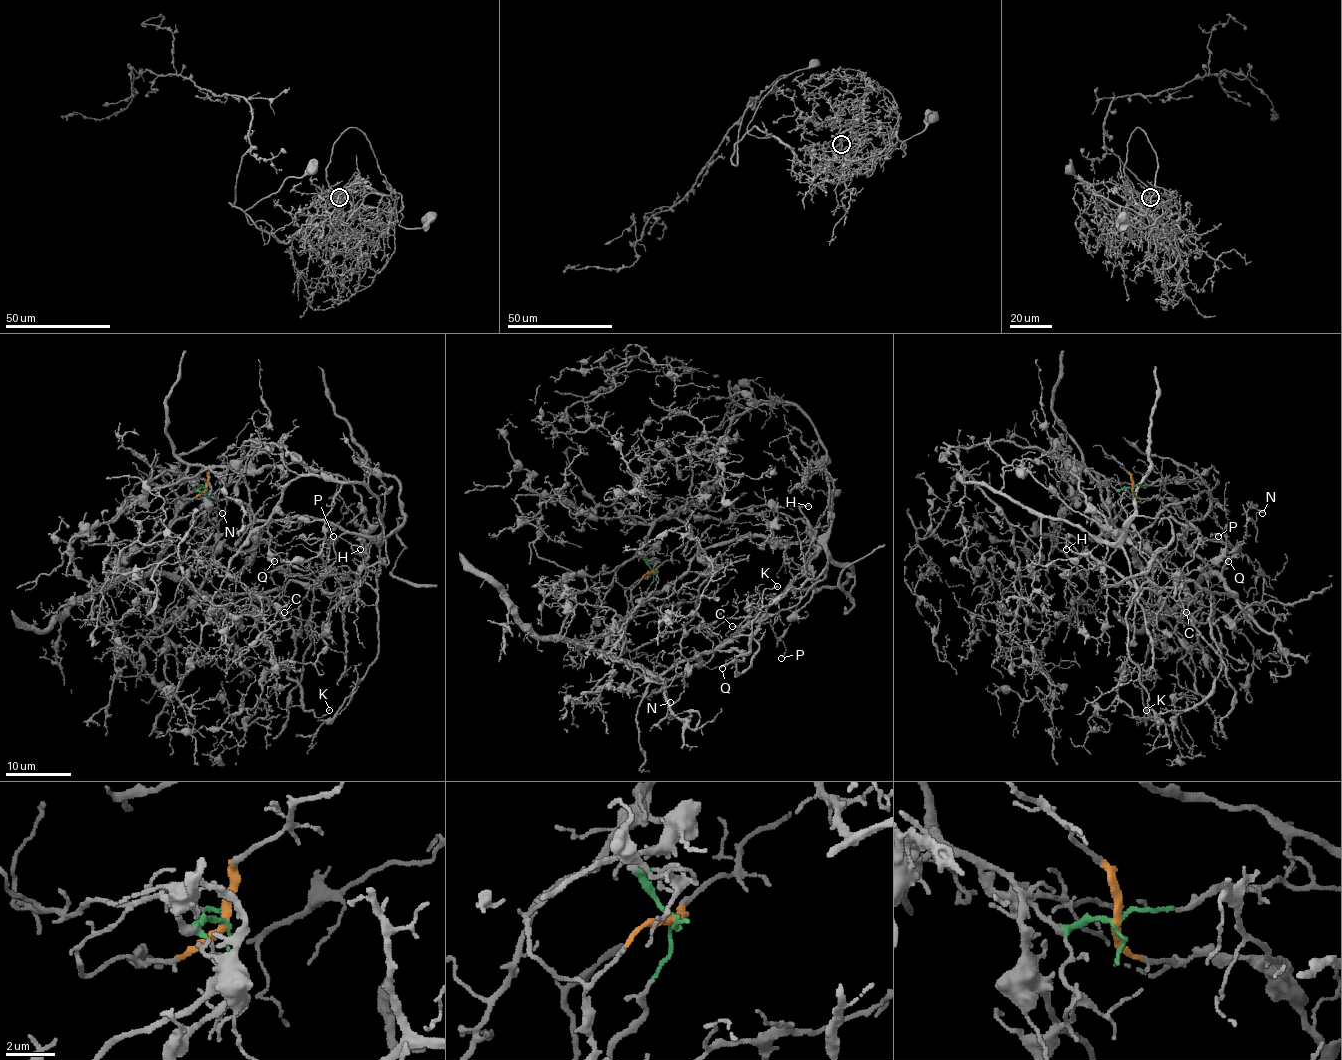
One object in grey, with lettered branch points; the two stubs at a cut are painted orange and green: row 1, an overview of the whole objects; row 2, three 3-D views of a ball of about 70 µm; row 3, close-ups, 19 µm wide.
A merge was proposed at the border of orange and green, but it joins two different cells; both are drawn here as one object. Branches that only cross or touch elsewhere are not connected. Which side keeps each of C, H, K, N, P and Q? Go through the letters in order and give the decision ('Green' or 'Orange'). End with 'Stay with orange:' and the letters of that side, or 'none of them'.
C: Orange
H: Orange
K: Orange
N: Orange
P: Orange
Q: Orange
Stay with orange: C, H, K, N, P, Q

